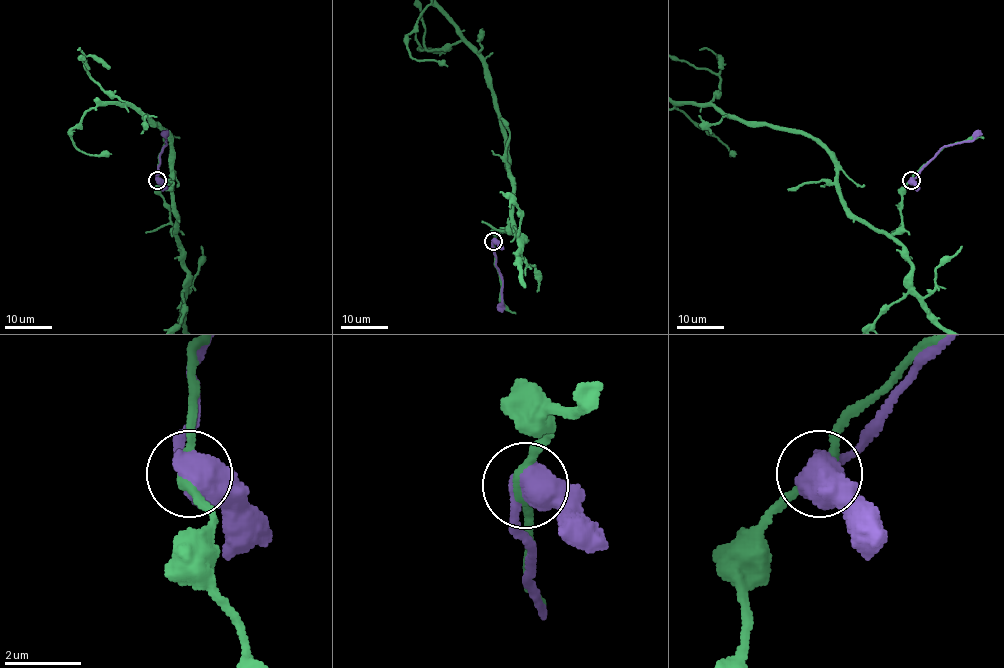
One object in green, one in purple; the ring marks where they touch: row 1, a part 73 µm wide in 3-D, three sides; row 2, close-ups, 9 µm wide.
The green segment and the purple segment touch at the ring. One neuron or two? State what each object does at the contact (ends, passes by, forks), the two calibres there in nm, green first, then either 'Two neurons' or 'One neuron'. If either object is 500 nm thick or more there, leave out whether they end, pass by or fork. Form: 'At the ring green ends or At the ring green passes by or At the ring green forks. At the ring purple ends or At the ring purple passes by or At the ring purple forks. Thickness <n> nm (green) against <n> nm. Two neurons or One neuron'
Thickness 220 nm (green) against 650 nm. Two neurons

